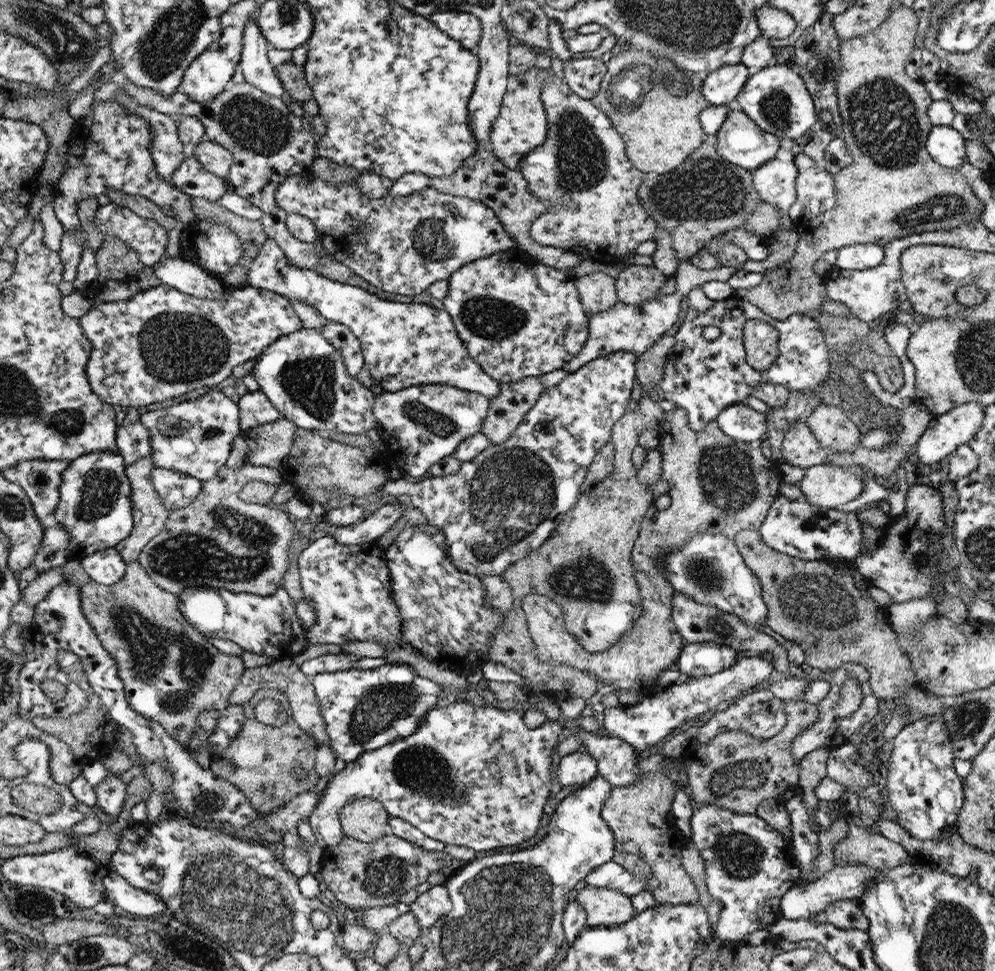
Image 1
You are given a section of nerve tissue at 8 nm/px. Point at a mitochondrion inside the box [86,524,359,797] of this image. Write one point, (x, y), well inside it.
(153, 651)

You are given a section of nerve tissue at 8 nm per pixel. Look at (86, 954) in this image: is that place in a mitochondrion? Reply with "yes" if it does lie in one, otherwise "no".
yes

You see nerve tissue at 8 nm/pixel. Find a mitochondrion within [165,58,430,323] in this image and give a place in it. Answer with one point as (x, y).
(258, 127)

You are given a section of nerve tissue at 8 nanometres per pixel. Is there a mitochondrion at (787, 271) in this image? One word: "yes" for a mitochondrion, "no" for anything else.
no

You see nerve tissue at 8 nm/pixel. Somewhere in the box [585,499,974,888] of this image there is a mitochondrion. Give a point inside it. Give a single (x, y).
(811, 599)

